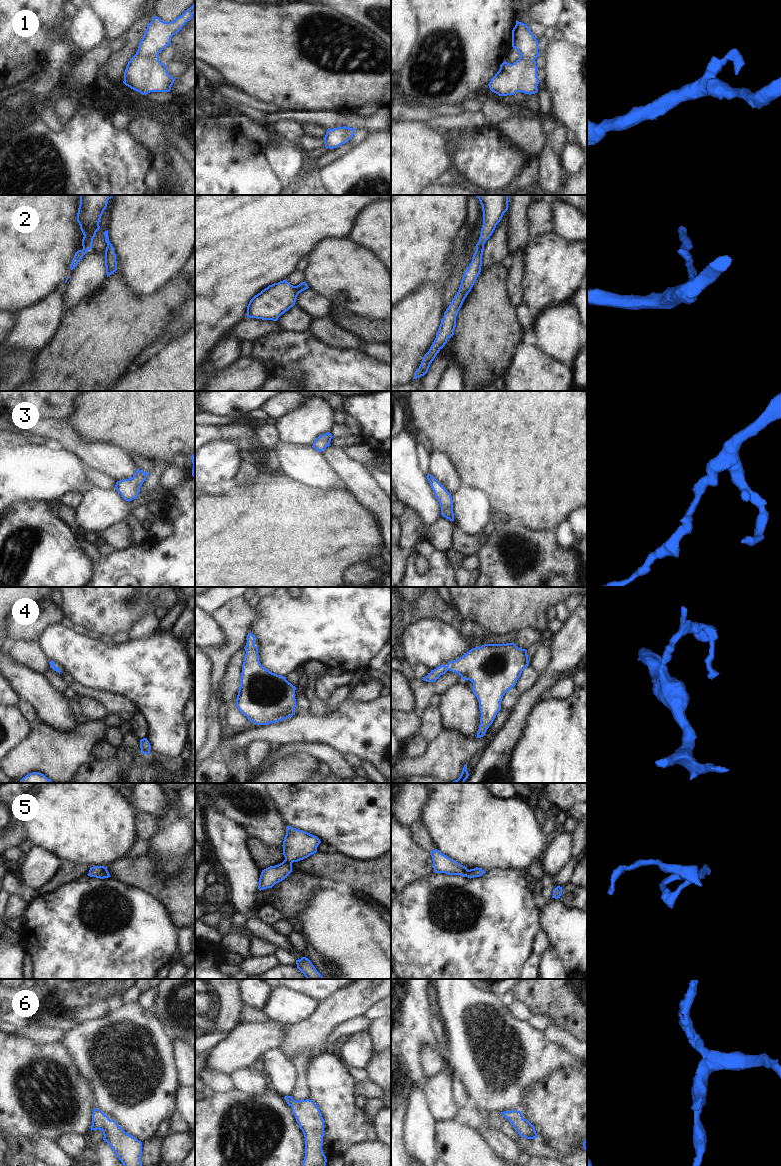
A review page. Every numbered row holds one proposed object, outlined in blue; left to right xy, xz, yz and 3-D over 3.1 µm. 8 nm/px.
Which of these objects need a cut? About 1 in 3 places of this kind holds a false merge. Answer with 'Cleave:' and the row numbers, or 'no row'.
Cleave: no row

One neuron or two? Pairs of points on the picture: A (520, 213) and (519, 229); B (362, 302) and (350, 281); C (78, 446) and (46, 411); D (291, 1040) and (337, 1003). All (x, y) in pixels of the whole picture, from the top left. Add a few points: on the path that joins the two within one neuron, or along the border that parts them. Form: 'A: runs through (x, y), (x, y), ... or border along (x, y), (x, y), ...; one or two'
A: runs through (519, 217), (519, 225); one
B: runs through (362, 297), (362, 293), (355, 286); one
C: border along (42, 419), (66, 421); two
D: runs through (302, 1035), (305, 1035), (326, 1014); one

